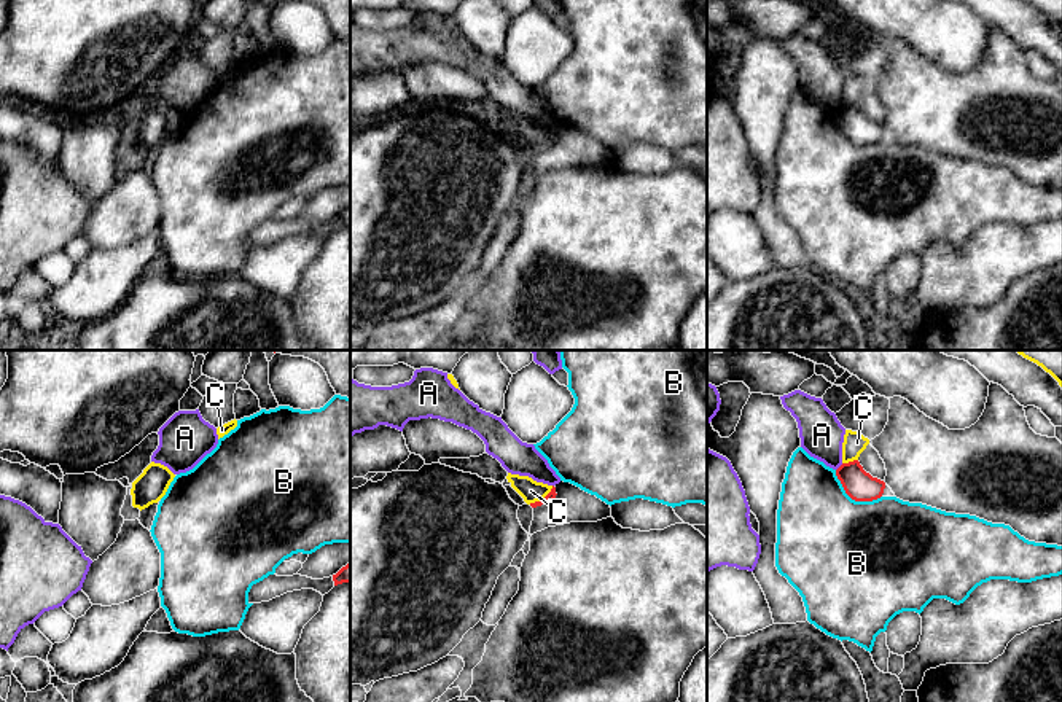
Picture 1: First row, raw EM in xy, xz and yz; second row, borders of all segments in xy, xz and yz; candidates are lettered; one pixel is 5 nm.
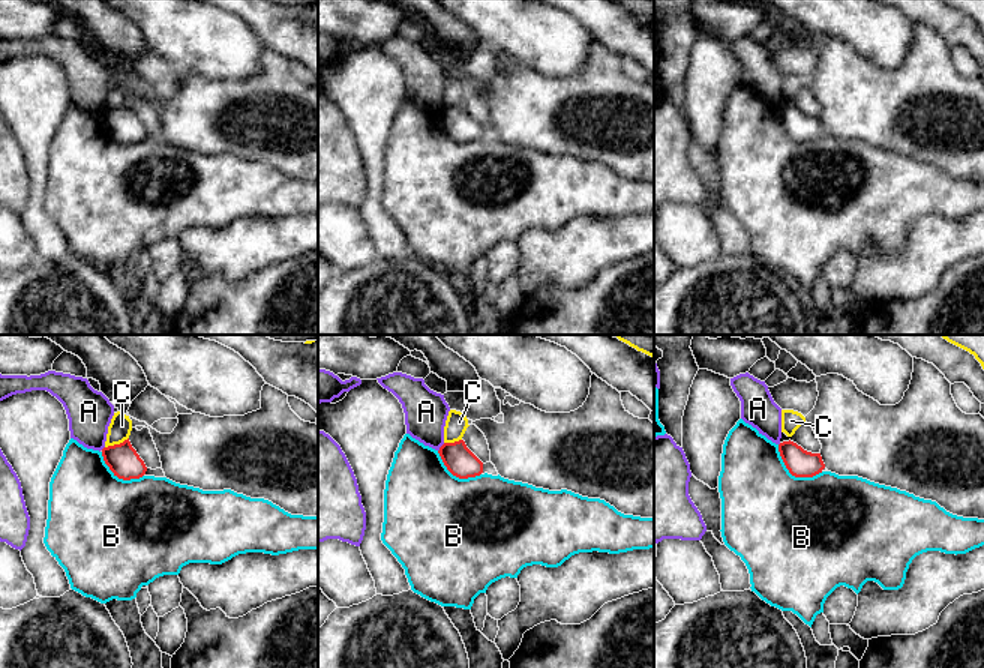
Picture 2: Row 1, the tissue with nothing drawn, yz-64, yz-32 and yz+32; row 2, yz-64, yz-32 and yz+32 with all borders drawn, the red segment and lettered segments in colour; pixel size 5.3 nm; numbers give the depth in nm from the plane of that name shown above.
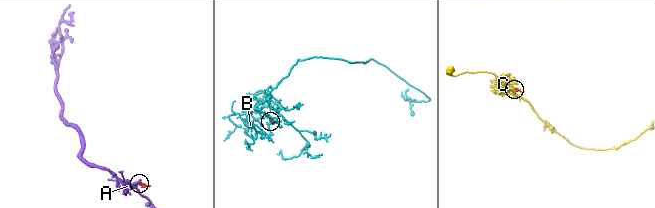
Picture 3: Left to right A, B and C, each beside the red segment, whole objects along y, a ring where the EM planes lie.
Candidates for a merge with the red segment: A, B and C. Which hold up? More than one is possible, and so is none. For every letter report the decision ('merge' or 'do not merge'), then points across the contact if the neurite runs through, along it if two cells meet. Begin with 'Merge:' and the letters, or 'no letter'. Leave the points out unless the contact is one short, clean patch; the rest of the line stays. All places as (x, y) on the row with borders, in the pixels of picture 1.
Merge: no letter
A: do not merge | along yz (843, 464), (836, 470)
B: do not merge
C: do not merge | along xz (553, 486), (542, 500), (529, 503)

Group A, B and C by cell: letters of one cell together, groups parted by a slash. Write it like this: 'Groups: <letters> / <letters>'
Groups: A / B / C

